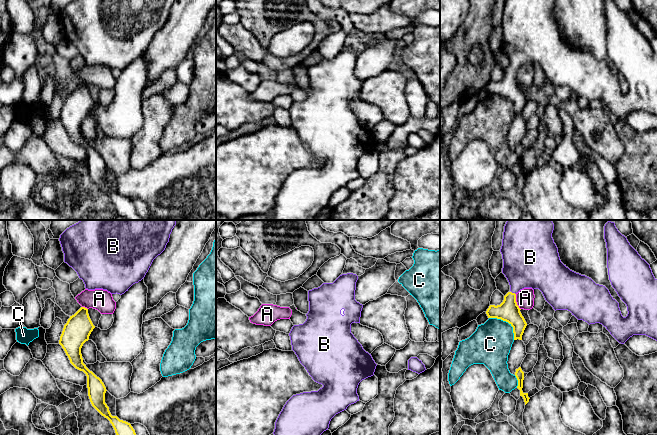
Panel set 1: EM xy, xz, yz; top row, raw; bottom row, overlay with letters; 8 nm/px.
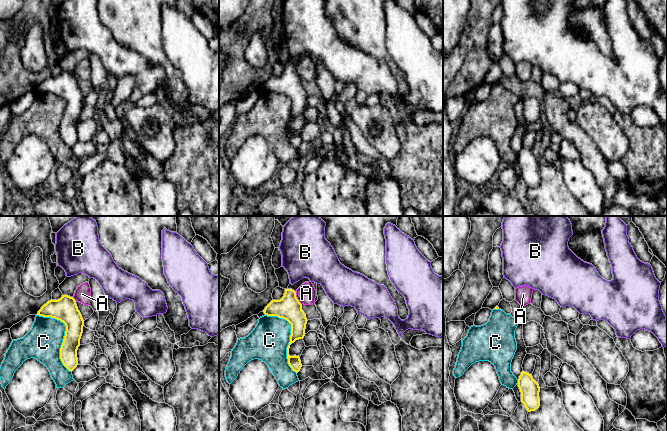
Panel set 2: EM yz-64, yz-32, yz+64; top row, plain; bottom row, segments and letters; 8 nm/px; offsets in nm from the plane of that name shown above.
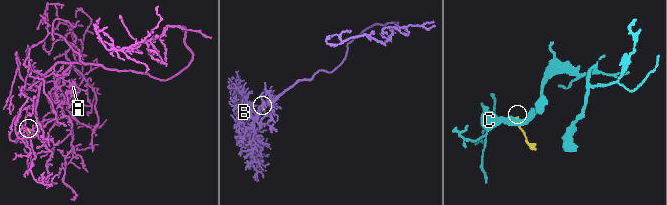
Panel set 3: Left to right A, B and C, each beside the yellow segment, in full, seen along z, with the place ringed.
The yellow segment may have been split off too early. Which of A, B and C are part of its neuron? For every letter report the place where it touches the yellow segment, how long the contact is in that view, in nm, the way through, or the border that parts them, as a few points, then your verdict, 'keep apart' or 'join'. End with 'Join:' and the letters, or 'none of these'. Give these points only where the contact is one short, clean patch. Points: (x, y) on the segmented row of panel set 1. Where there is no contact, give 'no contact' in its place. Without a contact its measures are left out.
A: meets yellow in yz at (516, 302); contact 130 nm long; border along yz (515, 294), (515, 300), (520, 309); keep apart
B: meets yellow in yz at (513, 293); contact 50 nm long; runs through yz (508, 310), (509, 300), (513, 293), (522, 268), (525, 265); join
C: meets yellow in yz at (507, 321); contact 280 nm long; keep apart
Join: B

